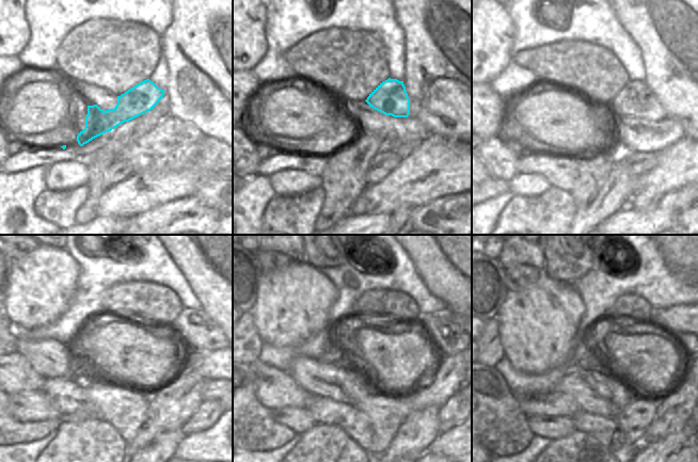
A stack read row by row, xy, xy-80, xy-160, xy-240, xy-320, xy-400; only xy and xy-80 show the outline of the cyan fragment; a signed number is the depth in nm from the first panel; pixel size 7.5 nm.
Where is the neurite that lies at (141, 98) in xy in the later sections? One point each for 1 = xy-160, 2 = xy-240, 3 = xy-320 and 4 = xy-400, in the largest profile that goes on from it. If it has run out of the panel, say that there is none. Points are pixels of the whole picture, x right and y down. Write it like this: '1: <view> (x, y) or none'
1: xy-160 (635, 98)
2: xy-240 (192, 327)
3: xy-320 (447, 336)
4: xy-400 (688, 343)

